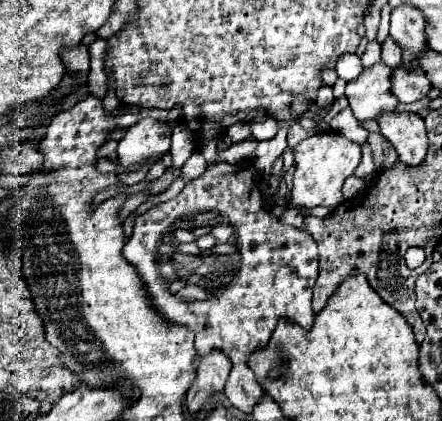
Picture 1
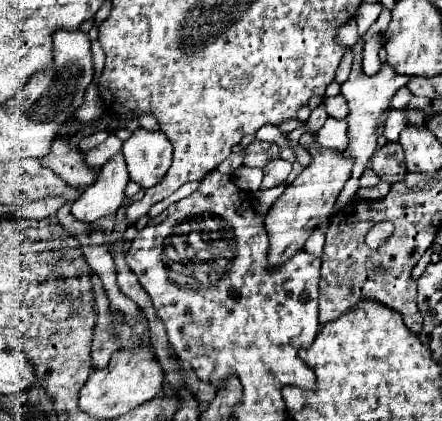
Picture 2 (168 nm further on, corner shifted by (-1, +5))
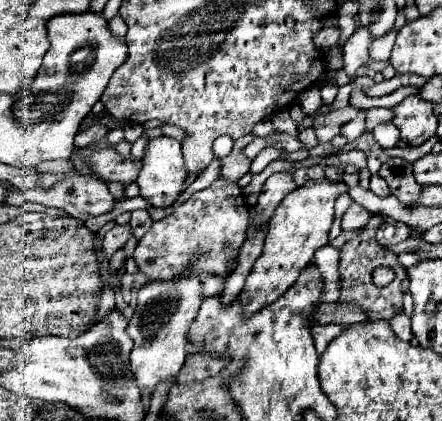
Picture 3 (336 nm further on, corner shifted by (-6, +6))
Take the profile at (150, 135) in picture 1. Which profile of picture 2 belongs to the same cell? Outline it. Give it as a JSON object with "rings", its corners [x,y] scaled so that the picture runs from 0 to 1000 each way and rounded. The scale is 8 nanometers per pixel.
{"rings":[[[303,311],[299,325],[281,335],[276,359],[294,430],[312,435],[321,449],[362,435],[389,392],[389,344],[367,311]]]}

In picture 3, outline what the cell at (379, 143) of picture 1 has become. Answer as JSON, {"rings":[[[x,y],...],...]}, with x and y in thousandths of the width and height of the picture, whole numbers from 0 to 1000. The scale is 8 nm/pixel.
{"rings":[[[880,375],[862,404],[857,418],[876,428],[885,456],[903,470],[903,480],[912,489],[930,489],[943,480],[952,447],[948,437],[939,437],[934,409],[930,409],[930,390],[912,375]]]}

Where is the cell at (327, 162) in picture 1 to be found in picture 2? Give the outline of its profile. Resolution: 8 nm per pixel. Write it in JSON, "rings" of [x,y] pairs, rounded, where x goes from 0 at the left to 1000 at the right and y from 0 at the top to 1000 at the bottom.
{"rings":[[[690,314],[679,325],[679,340],[701,349],[706,392],[692,397],[656,439],[647,439],[643,458],[629,468],[629,477],[615,487],[615,496],[597,515],[602,553],[611,568],[606,625],[602,625],[611,644],[643,629],[670,596],[688,591],[688,577],[701,563],[701,553],[715,539],[733,534],[756,511],[756,482],[769,454],[778,449],[778,435],[787,430],[792,401],[796,401],[796,382],[778,373],[778,363],[719,349],[706,316]]]}

